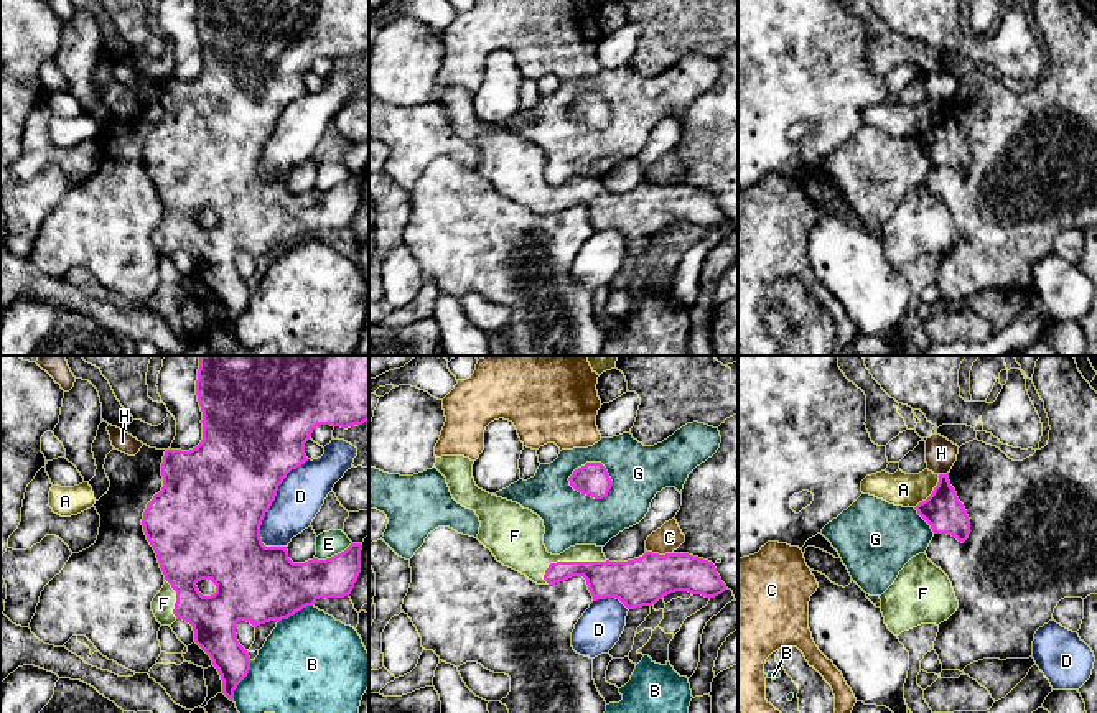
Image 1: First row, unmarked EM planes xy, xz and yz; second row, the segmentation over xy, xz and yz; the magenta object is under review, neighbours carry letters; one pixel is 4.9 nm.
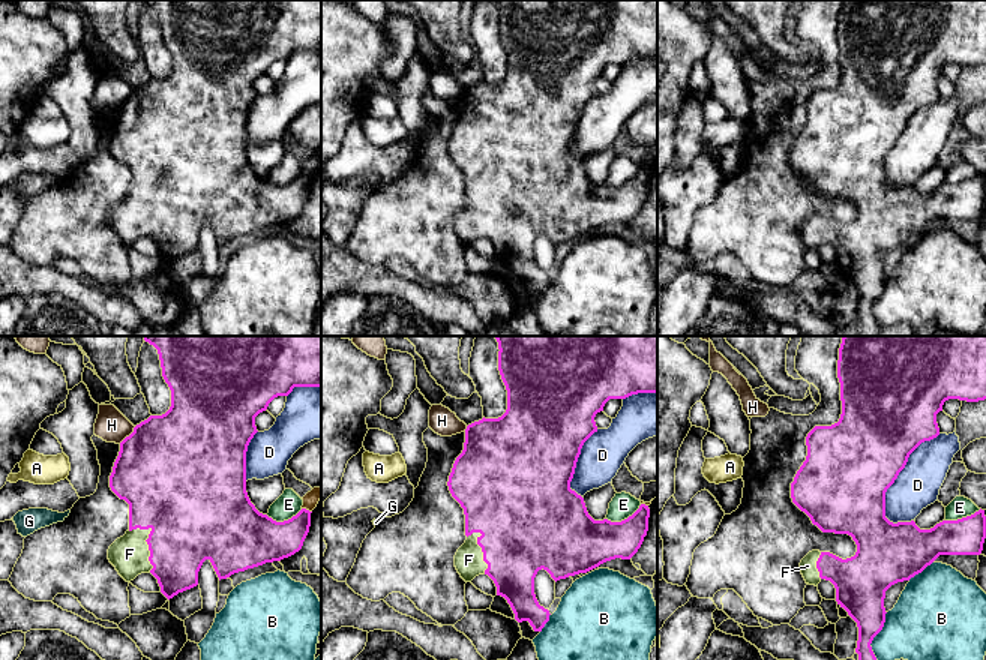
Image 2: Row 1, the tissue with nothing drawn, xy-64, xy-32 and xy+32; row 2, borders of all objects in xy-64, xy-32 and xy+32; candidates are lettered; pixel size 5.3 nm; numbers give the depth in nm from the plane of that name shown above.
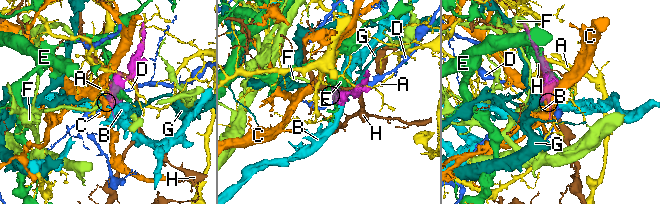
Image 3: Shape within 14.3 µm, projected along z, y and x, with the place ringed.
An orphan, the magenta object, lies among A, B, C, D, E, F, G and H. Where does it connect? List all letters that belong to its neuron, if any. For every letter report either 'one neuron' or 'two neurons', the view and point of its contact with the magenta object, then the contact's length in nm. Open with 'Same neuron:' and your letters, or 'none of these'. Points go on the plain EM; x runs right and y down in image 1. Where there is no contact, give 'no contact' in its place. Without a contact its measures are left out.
Same neuron: F
A: two neurons | yz (933, 124) | 200 nm
B: two neurons | xy (242, 310) | 220 nm
C: two neurons | xz (661, 186) | 130 nm
D: two neurons | xy (274, 130) | 480 nm
E: two neurons | xy (335, 186) | 200 nm
F: one neuron | xz (570, 193) | 340 nm
G: two neurons | xz (590, 125) | 240 nm
H: two neurons | yz (942, 106) | 50 nm

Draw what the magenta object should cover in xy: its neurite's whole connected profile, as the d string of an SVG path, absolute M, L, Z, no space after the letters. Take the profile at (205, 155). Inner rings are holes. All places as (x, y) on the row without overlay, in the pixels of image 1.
M198 0L196 26L203 43L203 71L196 79L189 82L171 79L165 82L161 94L163 119L147 135L142 150L147 171L153 178L160 199L165 206L165 216L153 229L152 242L161 257L171 257L176 250L183 250L193 257L194 273L211 288L212 296L217 300L222 311L222 324L232 333L234 321L247 308L252 293L249 283L237 272L236 255L239 252L247 252L257 259L270 252L288 250L303 239L313 237L320 229L349 227L354 214L357 212L361 204L361 175L351 175L344 183L326 191L313 189L305 194L293 194L288 189L287 178L265 178L262 175L260 156L265 143L275 132L278 117L283 114L287 105L308 92L305 86L305 74L310 71L313 61L318 56L348 59L362 56L369 51L369 0ZM201 211L211 211L216 216L216 224L211 227L203 227L196 217L196 214Z

